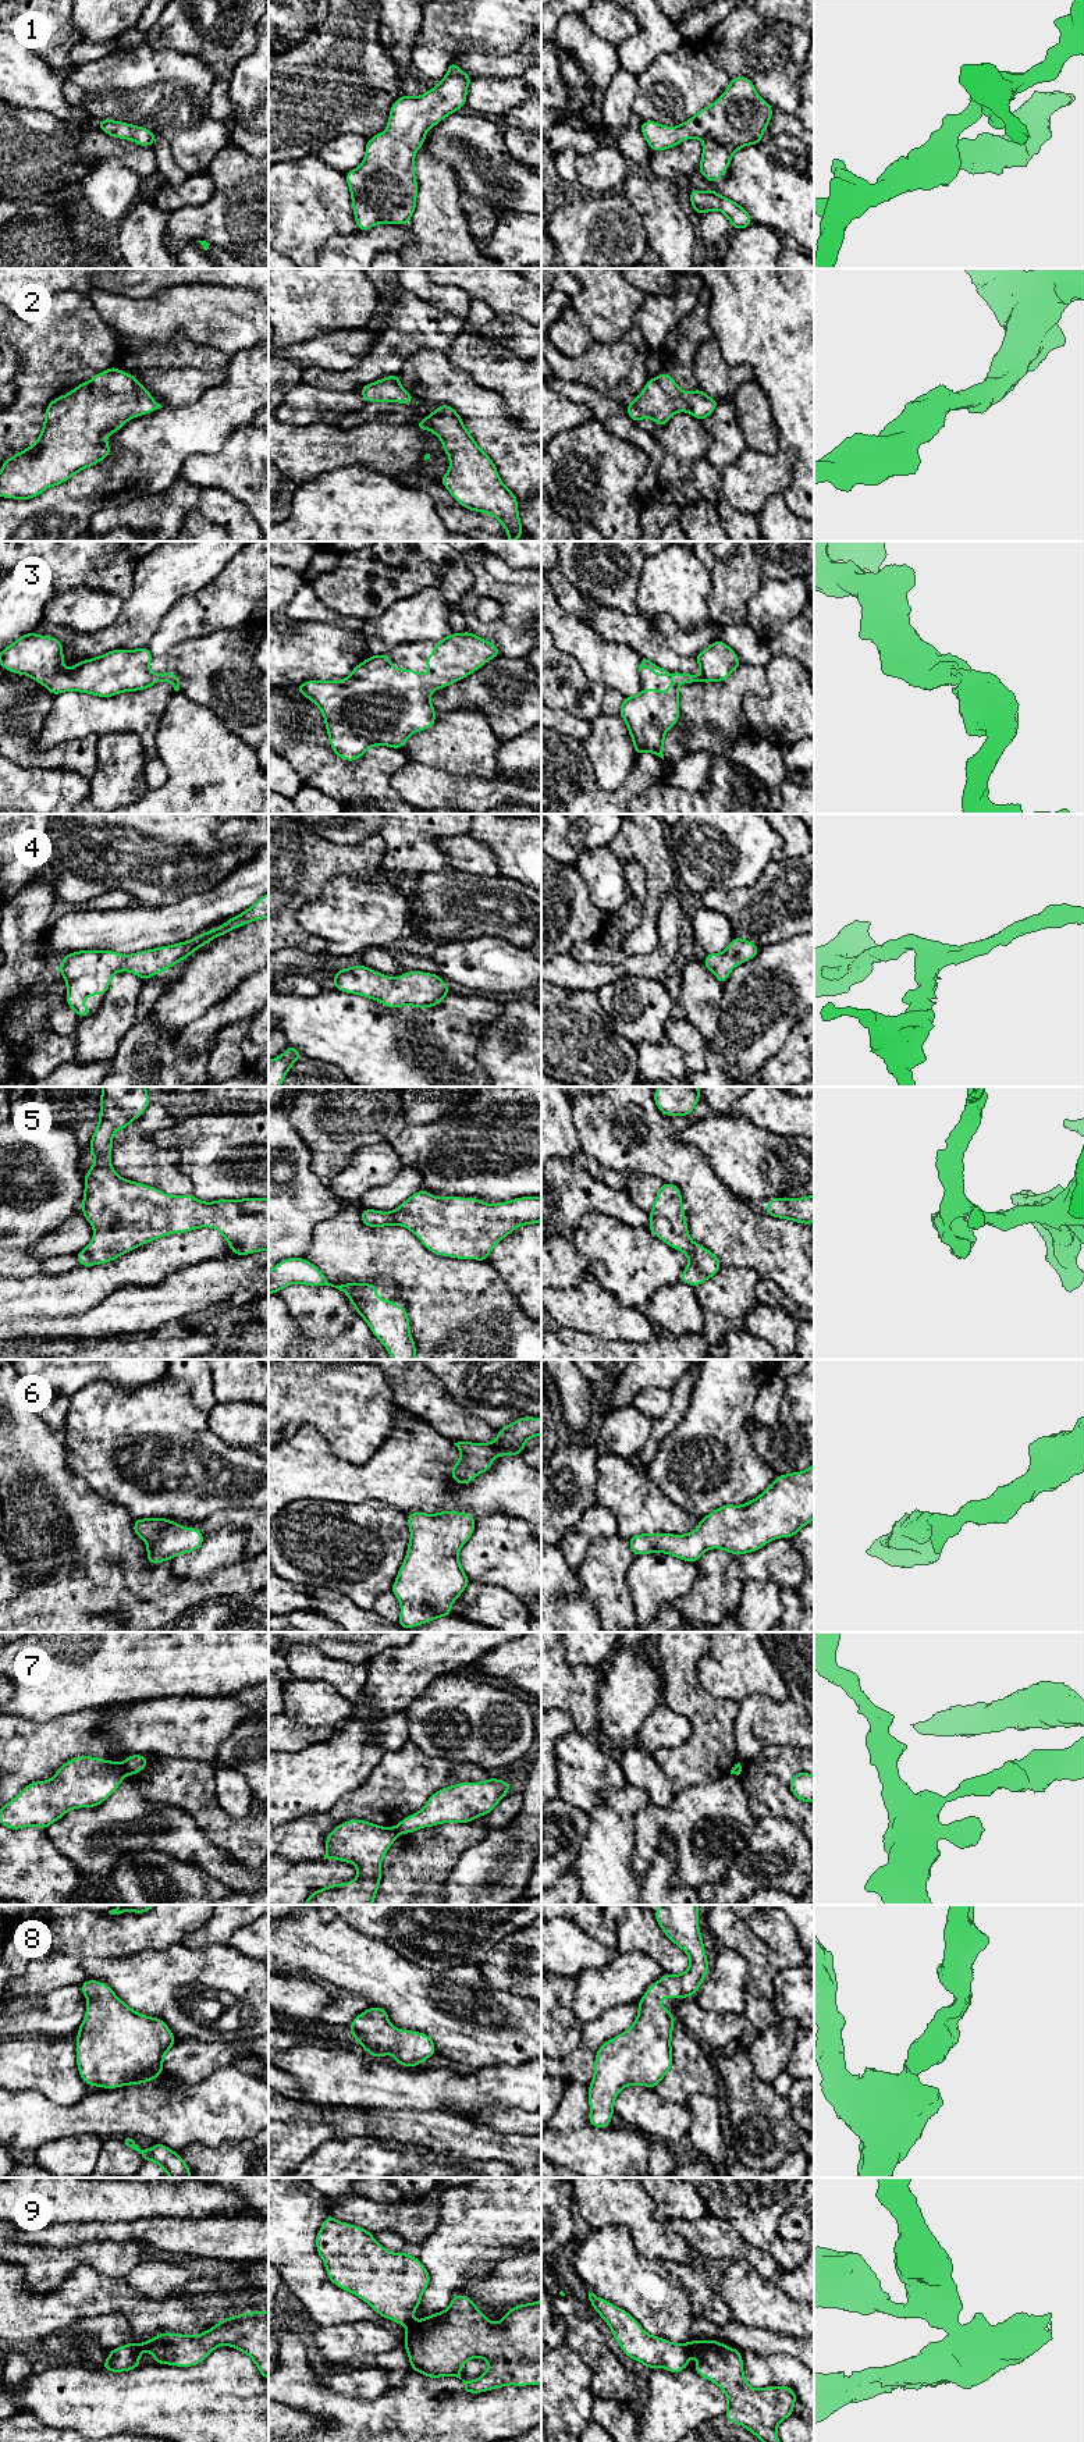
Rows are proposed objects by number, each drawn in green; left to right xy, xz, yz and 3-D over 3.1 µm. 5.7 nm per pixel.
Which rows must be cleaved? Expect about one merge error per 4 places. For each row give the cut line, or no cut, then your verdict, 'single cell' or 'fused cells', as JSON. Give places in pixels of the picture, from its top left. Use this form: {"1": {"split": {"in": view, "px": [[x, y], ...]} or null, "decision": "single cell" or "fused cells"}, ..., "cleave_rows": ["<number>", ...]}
{"1": {"split": null, "decision": "single cell"}, "2": {"split": null, "decision": "single cell"}, "3": {"split": null, "decision": "single cell"}, "4": {"split": null, "decision": "single cell"}, "5": {"split": null, "decision": "single cell"}, "6": {"split": null, "decision": "single cell"}, "7": {"split": {"in": "xy", "px": [[123, 1763], [125, 1774]]}, "decision": "fused cells"}, "8": {"split": null, "decision": "single cell"}, "9": {"split": {"in": "yz", "px": [[686, 2345], [690, 2355]]}, "decision": "fused cells"}, "cleave_rows": ["7", "9"]}

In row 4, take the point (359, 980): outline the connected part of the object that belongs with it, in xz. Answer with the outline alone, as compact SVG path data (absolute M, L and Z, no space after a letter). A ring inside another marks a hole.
M365 964L338 970L333 984L341 992L363 995L391 1009L404 1005L419 1009L431 1007L452 992L437 974L415 970L391 978Z

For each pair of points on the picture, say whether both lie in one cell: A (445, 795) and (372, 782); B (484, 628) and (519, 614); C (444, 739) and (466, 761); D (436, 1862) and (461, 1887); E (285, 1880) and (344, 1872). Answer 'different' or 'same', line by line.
A: different
B: same
C: same
D: different
E: same

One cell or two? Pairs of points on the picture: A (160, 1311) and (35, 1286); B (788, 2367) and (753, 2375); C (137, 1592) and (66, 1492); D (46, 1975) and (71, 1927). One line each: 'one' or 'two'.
A: two
B: one
C: one
D: one

